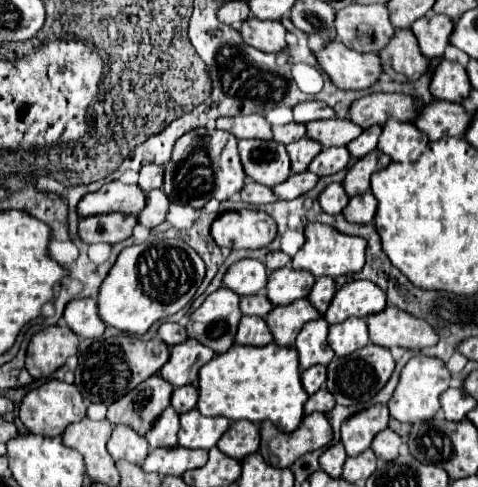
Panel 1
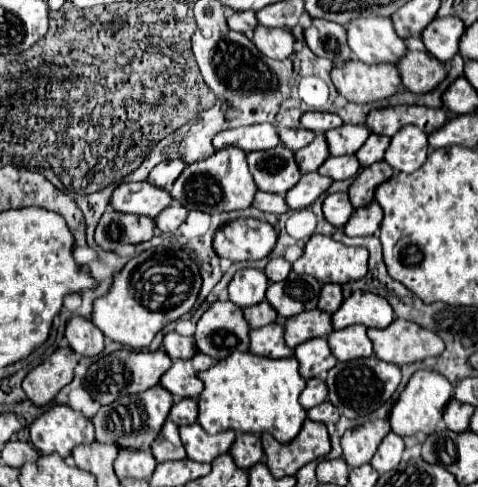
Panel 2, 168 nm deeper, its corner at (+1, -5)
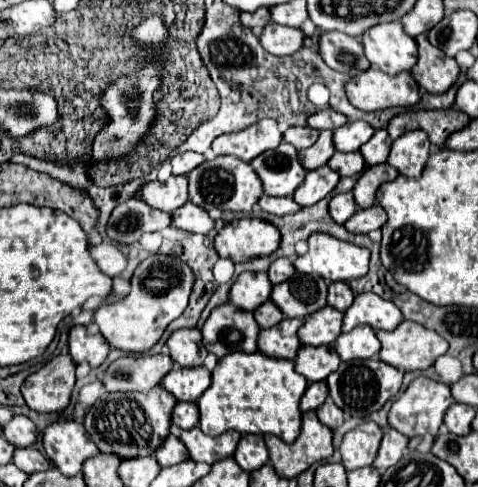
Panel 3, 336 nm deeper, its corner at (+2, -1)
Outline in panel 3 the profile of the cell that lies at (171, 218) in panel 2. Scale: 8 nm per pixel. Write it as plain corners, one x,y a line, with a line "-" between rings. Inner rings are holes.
186,203
180,209
172,213
172,225
190,233
208,233
214,227
214,221
208,217
208,213
202,207
196,207
194,203

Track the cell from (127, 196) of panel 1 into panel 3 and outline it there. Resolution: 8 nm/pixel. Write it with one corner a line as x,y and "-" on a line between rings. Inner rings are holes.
184,175
180,177
168,177
164,183
160,181
148,181
138,189
138,195
144,203
148,203
154,209
172,213
178,207
182,207
188,201
188,181

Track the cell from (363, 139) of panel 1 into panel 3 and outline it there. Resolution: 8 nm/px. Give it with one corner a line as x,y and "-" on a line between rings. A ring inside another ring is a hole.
378,129
370,141
366,141
362,147
360,147
360,153
364,155
366,159
366,165
378,165
378,163
384,163
388,153
390,153
390,145
392,145
392,139
388,137
386,129

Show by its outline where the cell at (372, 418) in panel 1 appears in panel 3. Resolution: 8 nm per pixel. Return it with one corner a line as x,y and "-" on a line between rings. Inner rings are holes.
364,421
348,431
340,445
342,465
346,471
372,465
382,441
382,429
374,421

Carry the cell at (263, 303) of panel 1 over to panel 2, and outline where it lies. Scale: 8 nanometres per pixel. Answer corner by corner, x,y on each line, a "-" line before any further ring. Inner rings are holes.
261,301
259,305
243,309
243,315
245,315
247,323
251,325
251,329
259,329
259,327
265,327
269,323
275,323
279,317
277,311
273,311
273,307
269,305
269,301

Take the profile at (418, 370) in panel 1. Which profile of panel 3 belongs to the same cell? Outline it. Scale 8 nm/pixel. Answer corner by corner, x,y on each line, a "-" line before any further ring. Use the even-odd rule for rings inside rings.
424,375
416,377
408,389
394,401
390,413
388,413
388,423
408,435
408,437
414,437
414,435
424,435
424,433
432,433
432,435
438,435
438,429
444,421
444,413
446,409
454,403
454,397
450,395
450,387
440,383
440,381
434,381
434,379
428,379

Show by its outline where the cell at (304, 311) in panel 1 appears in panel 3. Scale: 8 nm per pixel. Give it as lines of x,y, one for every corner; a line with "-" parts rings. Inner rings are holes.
322,307
304,319
304,325
298,329
298,339
304,345
328,345
340,335
342,313
334,307

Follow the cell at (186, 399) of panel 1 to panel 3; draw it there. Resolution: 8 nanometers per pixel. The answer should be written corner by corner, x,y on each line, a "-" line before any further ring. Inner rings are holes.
178,401
172,409
172,423
184,429
192,429
198,425
198,405
190,401

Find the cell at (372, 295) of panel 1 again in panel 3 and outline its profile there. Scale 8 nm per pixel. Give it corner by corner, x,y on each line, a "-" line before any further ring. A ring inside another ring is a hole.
364,293
364,295
356,295
354,303
344,311
342,331
344,333
352,331
352,327
362,323
370,325
372,329
392,331
400,321
402,321
402,313
392,301
386,301
374,293

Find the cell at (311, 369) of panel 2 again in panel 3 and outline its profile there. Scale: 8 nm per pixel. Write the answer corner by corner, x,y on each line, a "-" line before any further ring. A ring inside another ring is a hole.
302,345
294,361
296,371
308,381
324,381
340,365
340,357
336,355
332,345

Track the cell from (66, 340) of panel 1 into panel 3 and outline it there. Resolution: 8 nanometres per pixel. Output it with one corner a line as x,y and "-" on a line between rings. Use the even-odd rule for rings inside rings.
58,355
26,377
22,395
30,409
38,413
58,413
70,403
72,389
74,361
70,355

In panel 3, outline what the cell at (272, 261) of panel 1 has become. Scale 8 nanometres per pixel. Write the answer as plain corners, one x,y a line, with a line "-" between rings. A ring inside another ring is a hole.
286,257
276,259
276,261
270,265
270,269
268,269
268,277
270,277
270,283
272,283
272,285
290,279
292,273
294,273
294,265
292,265
290,259
286,259

